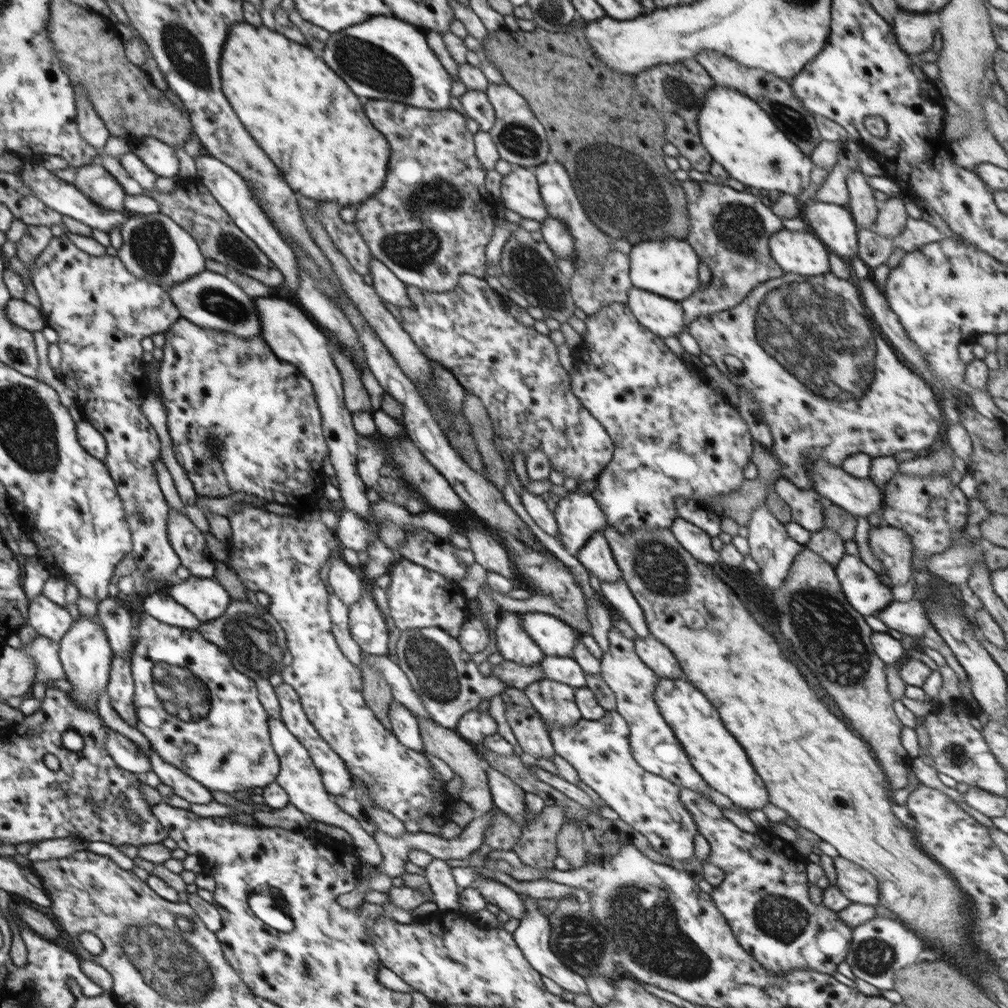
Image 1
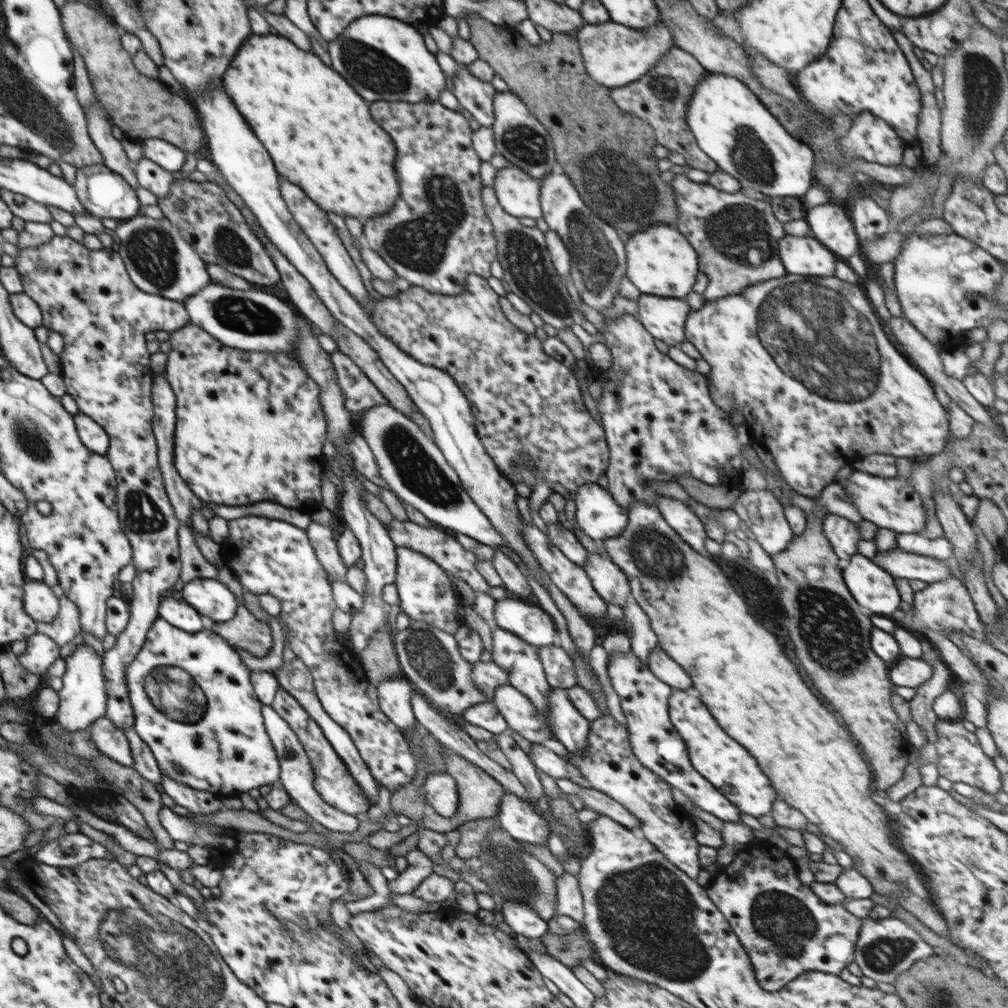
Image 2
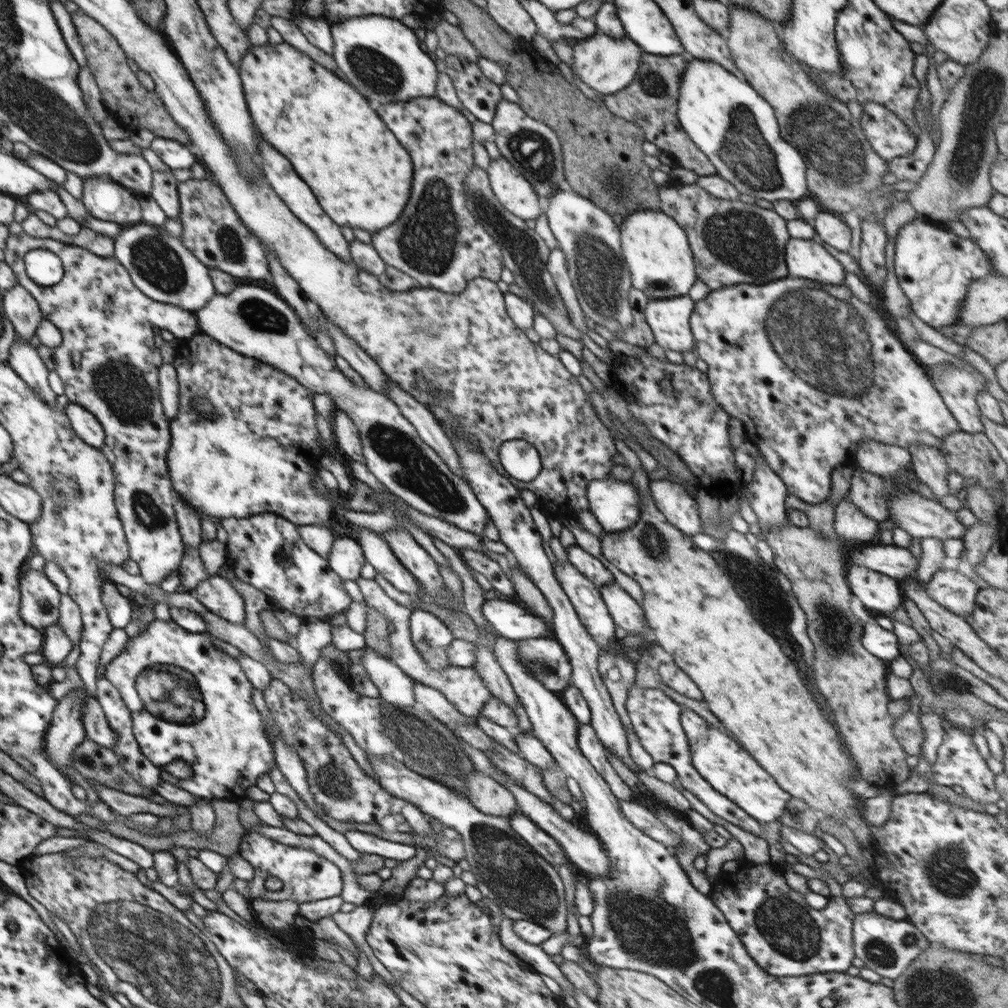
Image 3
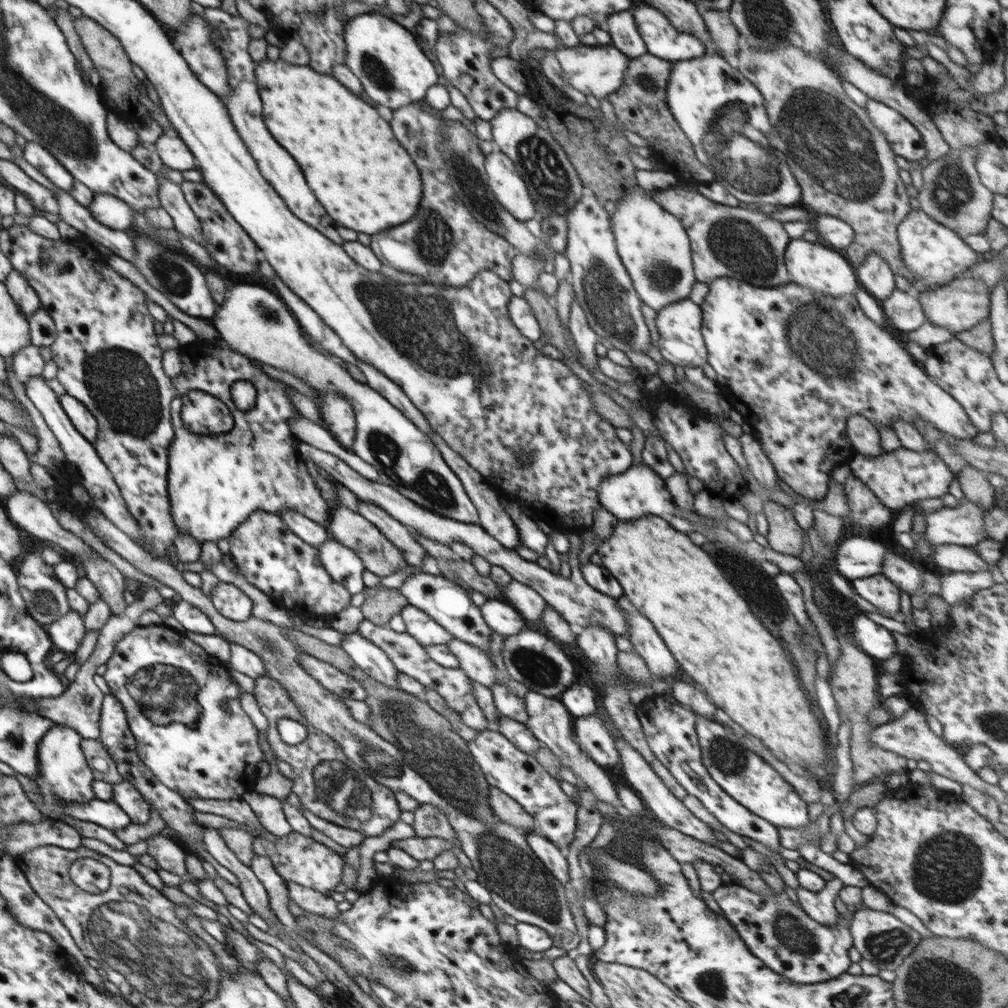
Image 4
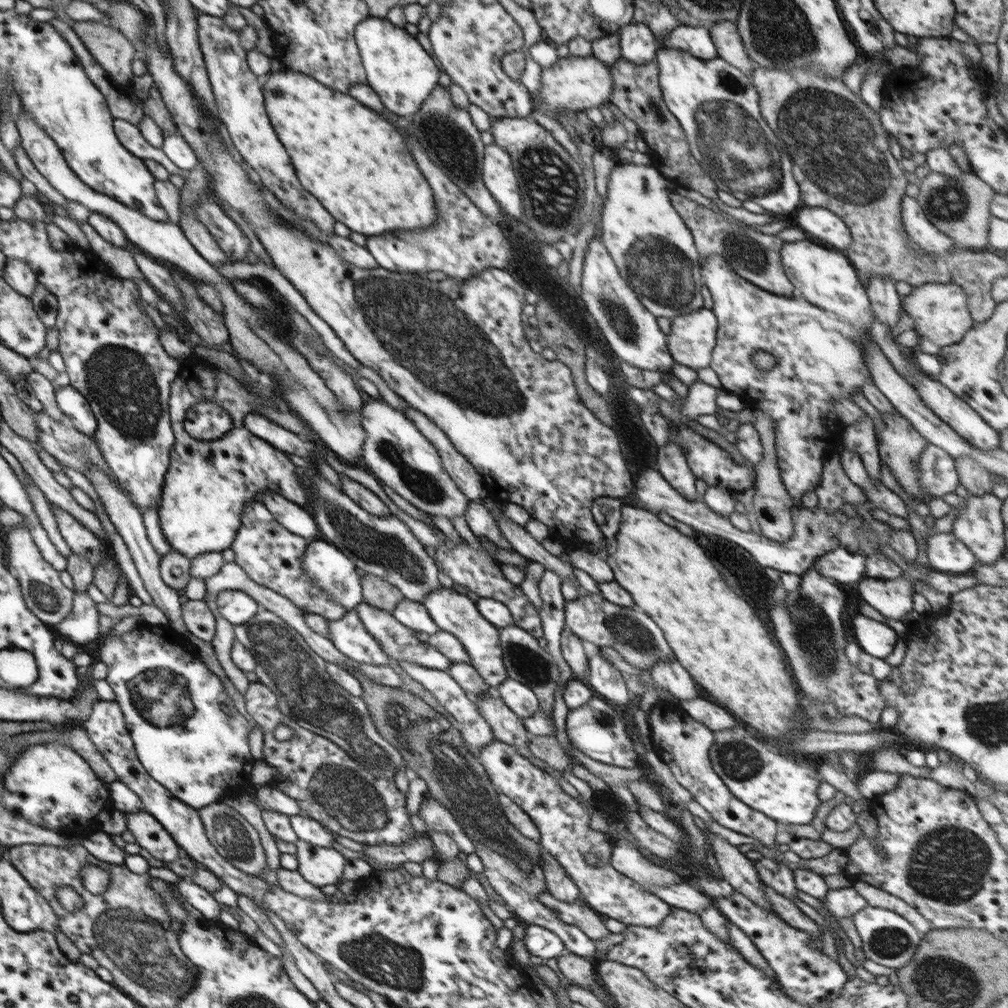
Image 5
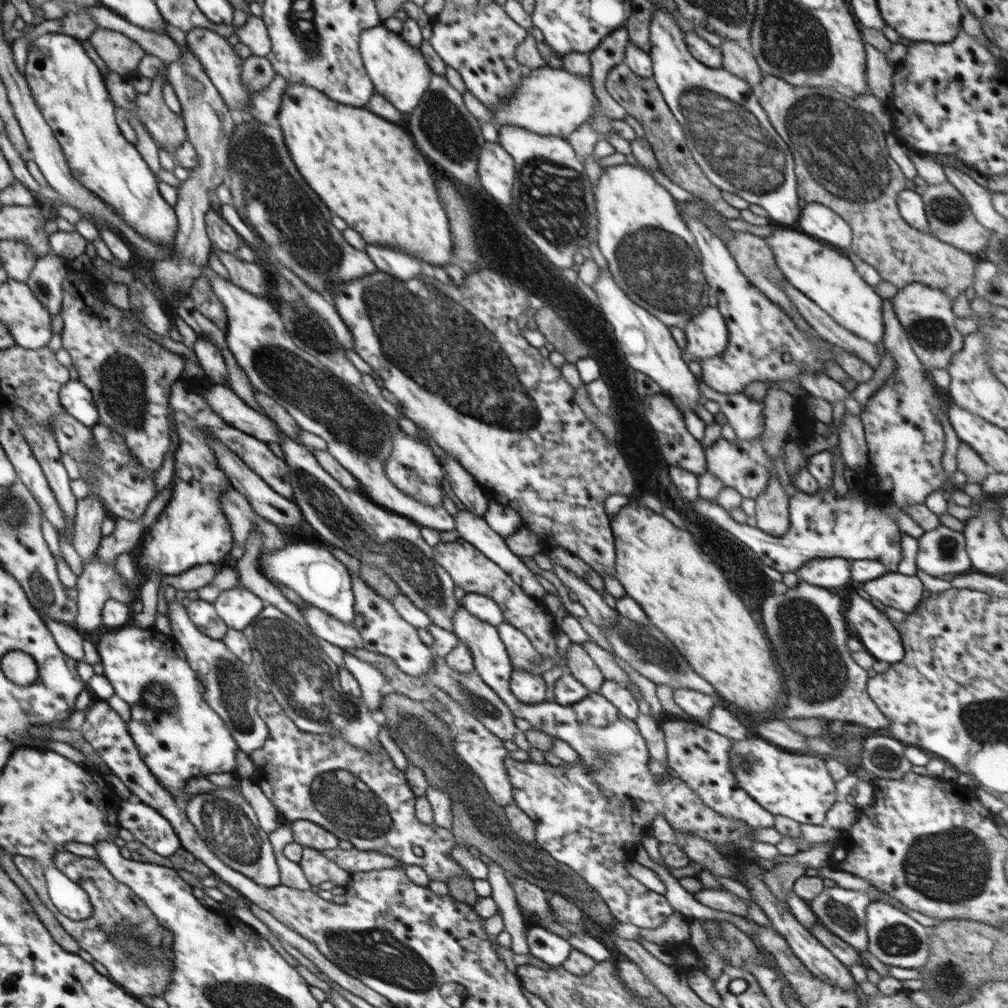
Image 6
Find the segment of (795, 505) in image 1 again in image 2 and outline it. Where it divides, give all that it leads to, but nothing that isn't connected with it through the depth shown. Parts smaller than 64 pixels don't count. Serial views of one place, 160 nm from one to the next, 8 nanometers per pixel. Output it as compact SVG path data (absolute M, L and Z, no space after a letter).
M836 481L825 486L821 495L814 498L814 500L826 508L825 512L827 515L834 514L844 517L849 522L856 524L864 521L864 517L860 516L860 512L850 500L847 490L840 482Z

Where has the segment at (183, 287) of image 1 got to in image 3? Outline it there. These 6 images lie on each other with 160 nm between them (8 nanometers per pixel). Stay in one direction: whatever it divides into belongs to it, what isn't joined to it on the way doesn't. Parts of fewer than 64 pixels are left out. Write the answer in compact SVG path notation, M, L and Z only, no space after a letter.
M258 285L240 286L228 294L215 294L205 307L197 310L194 315L200 326L200 332L206 333L220 344L285 372L314 393L329 394L335 408L344 411L356 424L365 465L391 491L391 494L422 514L436 516L444 522L458 526L460 530L484 536L488 514L468 482L456 476L440 456L420 438L414 425L401 413L393 400L368 386L359 387L348 380L337 367L335 357L320 348L317 340L308 333L307 327L297 317L295 310L282 297Z

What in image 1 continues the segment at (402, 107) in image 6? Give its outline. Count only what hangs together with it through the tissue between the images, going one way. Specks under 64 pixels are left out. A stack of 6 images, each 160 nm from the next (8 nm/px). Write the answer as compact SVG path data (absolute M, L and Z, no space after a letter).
M371 16L362 21L345 28L341 32L332 33L326 42L324 51L320 54L322 60L338 74L346 84L352 88L356 96L366 96L374 100L388 100L406 104L414 108L444 110L450 109L452 95L450 86L452 78L444 69L437 56L434 55L427 44L426 32L420 27L414 26L405 20L390 16Z

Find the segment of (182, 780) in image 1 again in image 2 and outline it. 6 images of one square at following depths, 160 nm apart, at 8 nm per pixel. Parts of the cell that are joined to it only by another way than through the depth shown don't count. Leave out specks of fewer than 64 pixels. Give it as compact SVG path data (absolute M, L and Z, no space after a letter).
M163 776L161 784L176 806L184 806L194 814L214 814L224 808L221 797L180 784L169 776Z

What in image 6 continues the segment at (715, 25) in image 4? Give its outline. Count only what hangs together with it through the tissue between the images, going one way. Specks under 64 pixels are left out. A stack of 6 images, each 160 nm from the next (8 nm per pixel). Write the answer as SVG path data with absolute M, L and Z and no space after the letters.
M725 38L722 40L721 54L723 55L723 68L738 77L752 88L758 91L762 79L762 70L749 50L740 46L740 44Z

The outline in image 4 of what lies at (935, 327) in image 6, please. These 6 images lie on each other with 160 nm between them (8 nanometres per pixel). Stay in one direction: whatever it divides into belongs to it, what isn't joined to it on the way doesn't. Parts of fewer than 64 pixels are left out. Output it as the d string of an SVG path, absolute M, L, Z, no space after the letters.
M960 276L952 279L948 284L934 287L916 295L927 321L955 334L963 330L970 330L976 324L989 318L991 292L992 289L988 289L983 282L968 276Z

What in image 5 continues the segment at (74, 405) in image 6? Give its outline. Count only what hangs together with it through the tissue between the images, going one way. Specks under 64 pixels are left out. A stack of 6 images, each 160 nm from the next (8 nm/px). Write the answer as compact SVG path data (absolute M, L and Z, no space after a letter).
M73 386L58 387L54 397L58 408L65 414L67 421L74 425L76 430L94 436L97 429L97 420L88 404L88 401Z

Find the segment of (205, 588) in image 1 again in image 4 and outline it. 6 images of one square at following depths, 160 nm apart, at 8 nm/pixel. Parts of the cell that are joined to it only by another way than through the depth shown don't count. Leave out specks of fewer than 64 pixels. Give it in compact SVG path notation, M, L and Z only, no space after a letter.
M219 582L212 593L210 600L222 616L236 622L244 622L252 612L252 600L234 584Z

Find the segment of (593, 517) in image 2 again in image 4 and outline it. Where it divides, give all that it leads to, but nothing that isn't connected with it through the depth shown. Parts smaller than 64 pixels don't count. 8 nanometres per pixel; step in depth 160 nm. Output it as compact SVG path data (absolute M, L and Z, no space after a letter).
M644 462L638 465L633 464L622 474L602 480L599 486L599 502L608 509L617 522L636 520L646 515L676 516L676 510L679 508L673 501L673 496L667 489L663 478Z

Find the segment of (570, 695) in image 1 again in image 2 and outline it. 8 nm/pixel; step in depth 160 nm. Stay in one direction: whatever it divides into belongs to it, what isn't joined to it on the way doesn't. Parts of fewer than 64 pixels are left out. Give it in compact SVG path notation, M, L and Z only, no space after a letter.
M551 688L549 692L549 721L552 733L568 752L585 754L589 748L591 722L570 702L567 689Z

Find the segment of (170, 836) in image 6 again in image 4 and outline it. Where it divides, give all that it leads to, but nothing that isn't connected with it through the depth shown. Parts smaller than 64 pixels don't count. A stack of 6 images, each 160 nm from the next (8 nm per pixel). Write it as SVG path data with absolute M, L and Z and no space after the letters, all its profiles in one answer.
M152 835L147 839L147 854L156 860L164 870L179 877L188 877L185 857L188 855L185 847L177 840L166 835Z

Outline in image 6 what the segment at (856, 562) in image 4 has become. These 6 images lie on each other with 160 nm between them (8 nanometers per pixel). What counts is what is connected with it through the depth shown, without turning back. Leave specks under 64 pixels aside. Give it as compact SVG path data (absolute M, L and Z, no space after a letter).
M814 558L796 573L801 581L828 590L838 590L850 582L852 561L844 558Z

